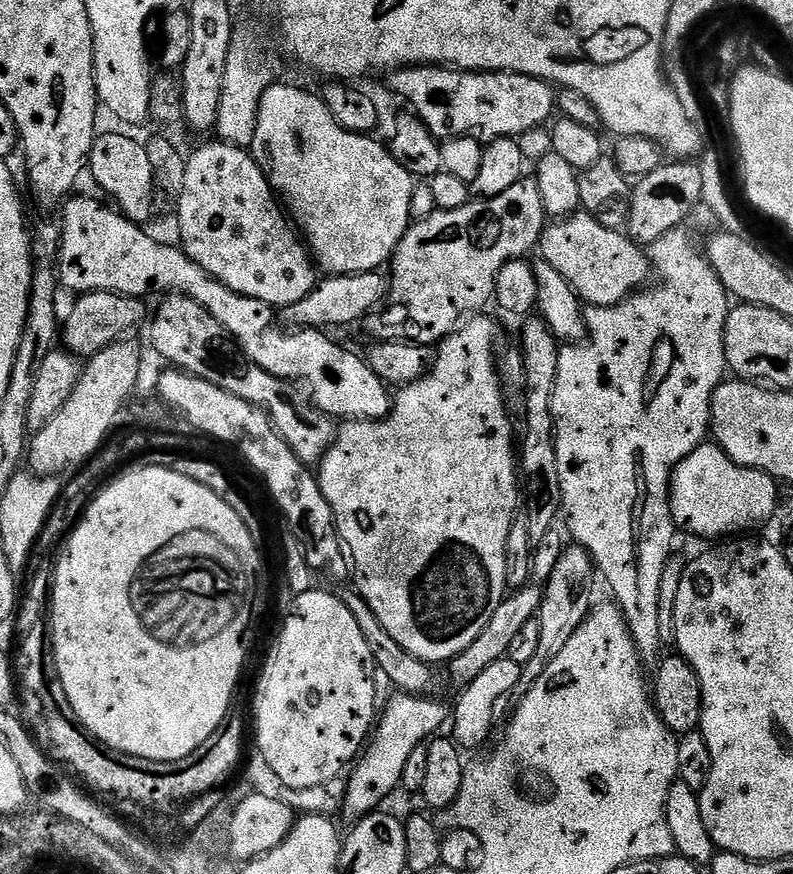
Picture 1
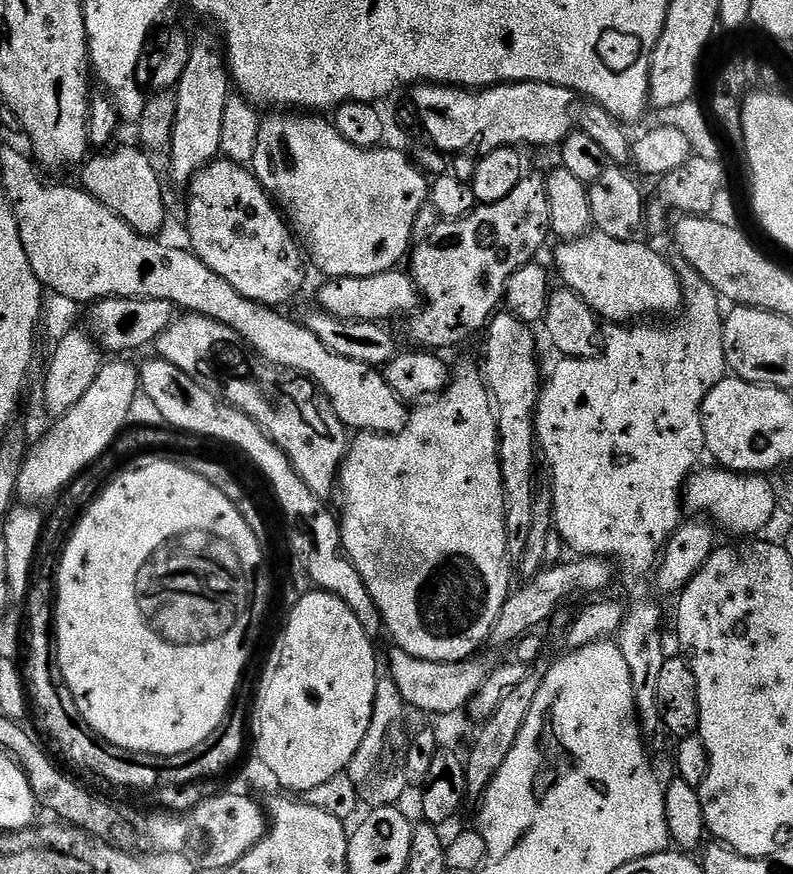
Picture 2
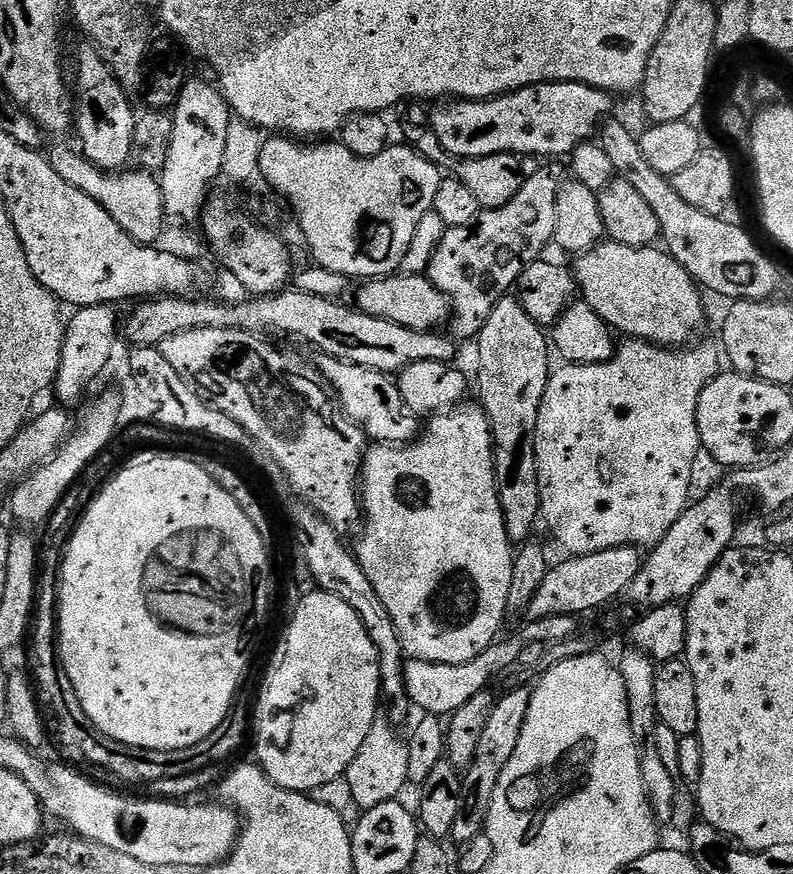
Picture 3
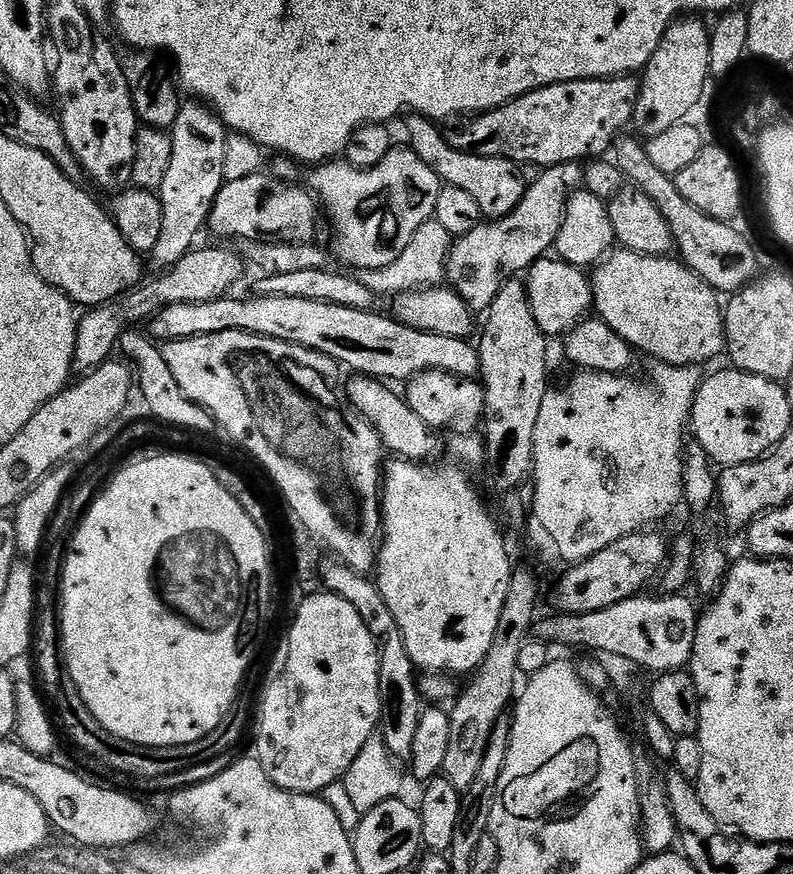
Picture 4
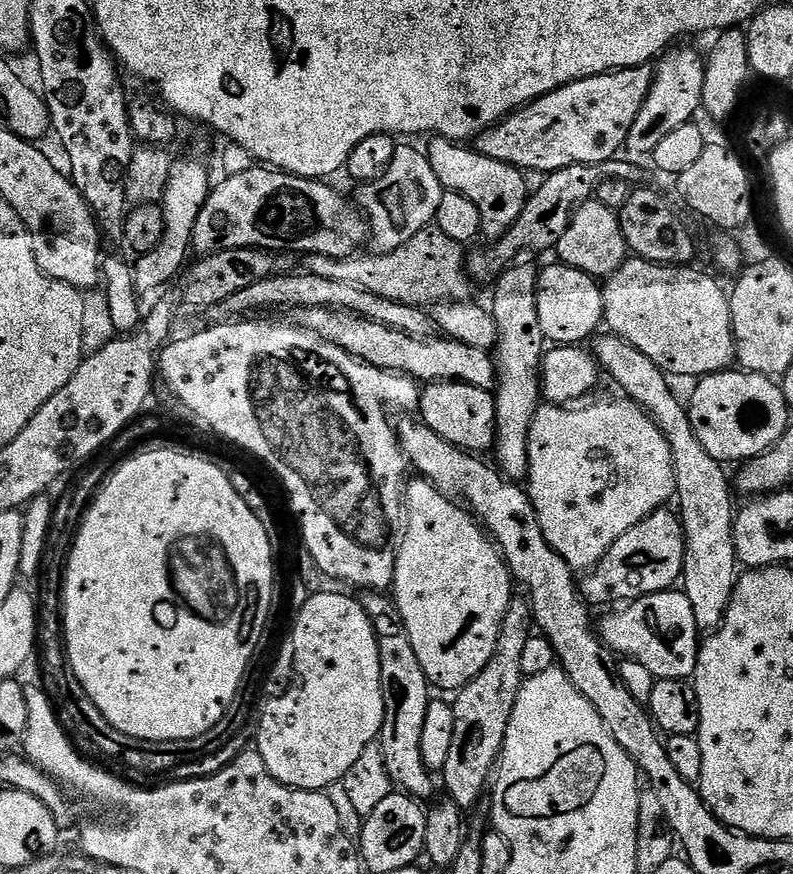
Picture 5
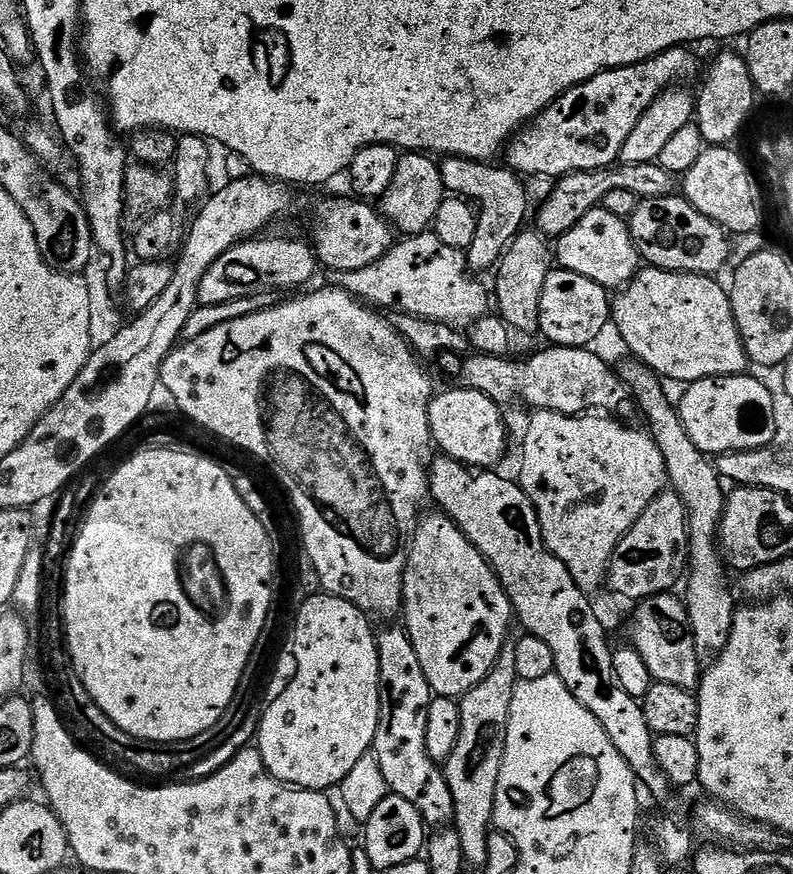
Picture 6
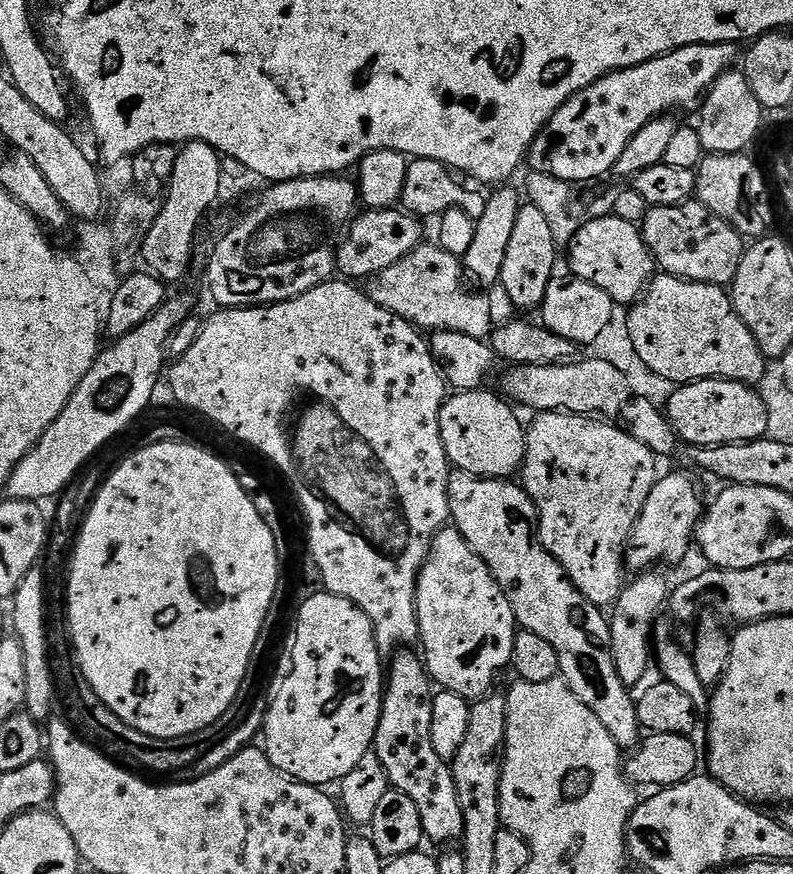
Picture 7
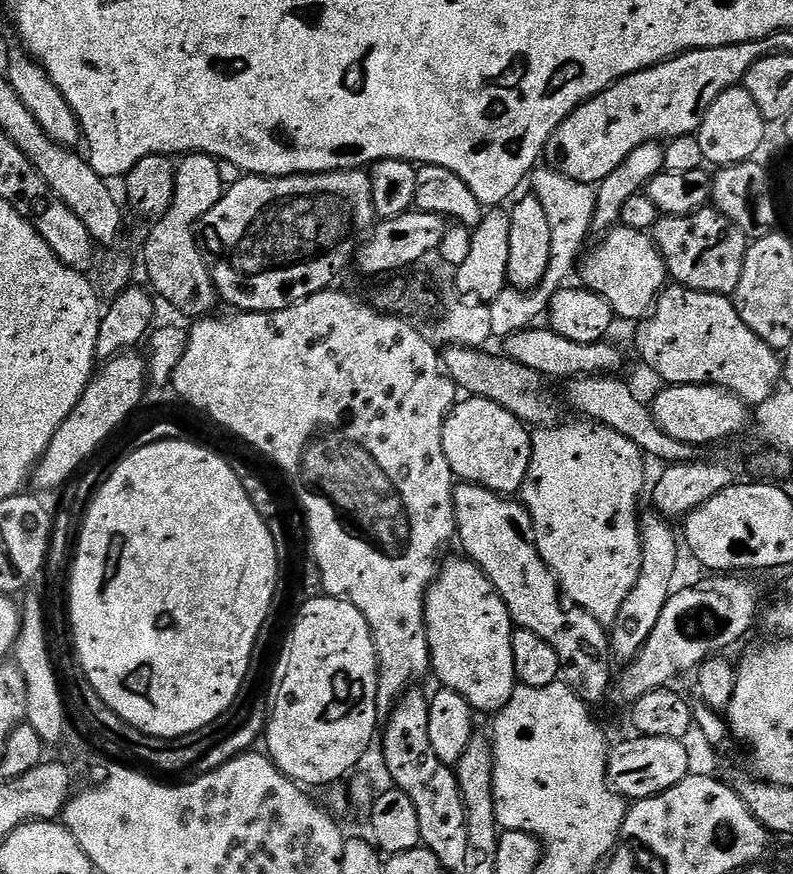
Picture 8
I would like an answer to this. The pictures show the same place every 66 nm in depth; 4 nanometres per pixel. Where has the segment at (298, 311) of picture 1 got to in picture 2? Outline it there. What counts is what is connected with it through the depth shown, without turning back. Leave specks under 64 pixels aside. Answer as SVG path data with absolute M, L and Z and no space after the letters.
M393 270L373 276L337 276L323 281L316 300L319 311L328 312L334 318L358 322L389 322L395 316L407 317L421 307L422 297L407 271Z

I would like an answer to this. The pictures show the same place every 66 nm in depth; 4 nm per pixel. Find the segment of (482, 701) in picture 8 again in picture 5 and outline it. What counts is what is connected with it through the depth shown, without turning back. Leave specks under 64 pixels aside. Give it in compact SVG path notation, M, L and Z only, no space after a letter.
M423 478L415 479L409 479L407 481L404 494L406 524L412 527L408 532L408 540L412 544L401 543L399 545L396 553L396 565L394 566L394 578L392 579L390 592L395 599L397 610L402 614L402 622L410 634L411 644L414 645L414 654L418 654L418 662L422 662L422 670L426 674L429 685L436 687L437 684L438 687L445 688L449 694L452 694L466 687L484 669L486 662L490 662L490 658L498 646L498 634L502 630L502 618L506 614L510 602L514 599L514 592L512 592L512 588L514 589L514 581L507 564L504 563L500 549L496 547L487 531L478 523L477 517L473 516L467 507L461 506L457 501L449 500L447 496L443 496L427 480Z

